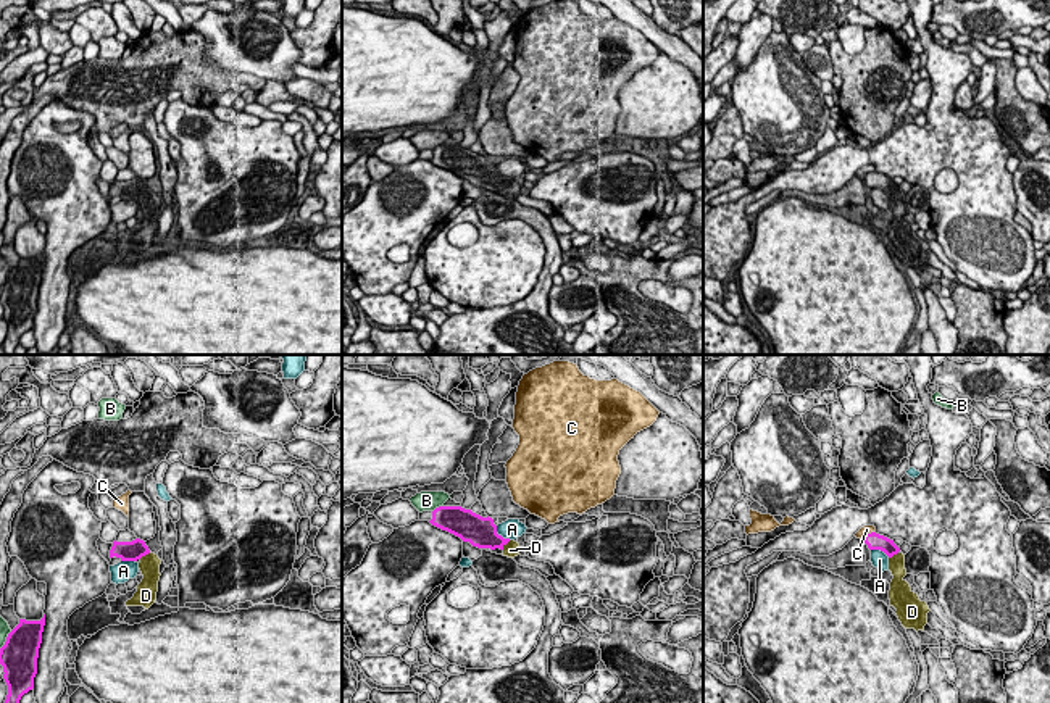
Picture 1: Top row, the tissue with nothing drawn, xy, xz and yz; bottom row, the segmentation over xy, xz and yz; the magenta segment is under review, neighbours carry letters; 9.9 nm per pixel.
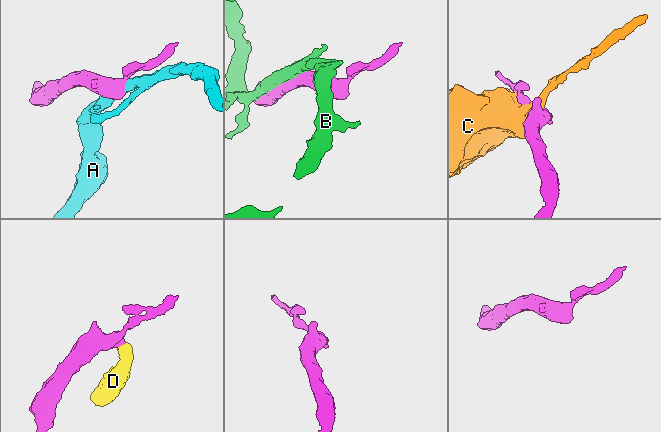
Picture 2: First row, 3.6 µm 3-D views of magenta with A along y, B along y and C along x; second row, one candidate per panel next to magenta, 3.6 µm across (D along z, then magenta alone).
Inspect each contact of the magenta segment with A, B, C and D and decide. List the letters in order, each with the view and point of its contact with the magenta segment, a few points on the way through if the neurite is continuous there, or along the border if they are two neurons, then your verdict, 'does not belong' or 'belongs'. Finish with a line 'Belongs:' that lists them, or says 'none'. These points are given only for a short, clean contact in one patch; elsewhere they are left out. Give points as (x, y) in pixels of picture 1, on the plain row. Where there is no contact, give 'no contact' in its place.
A: contact xz (500, 174); does not belong
B: contact xz (439, 145); does not belong
C: contact yz (868, 173); does not belong
D: contact xy (144, 194); way xy (134, 189), (144, 194), (149, 203); belongs
Belongs: D

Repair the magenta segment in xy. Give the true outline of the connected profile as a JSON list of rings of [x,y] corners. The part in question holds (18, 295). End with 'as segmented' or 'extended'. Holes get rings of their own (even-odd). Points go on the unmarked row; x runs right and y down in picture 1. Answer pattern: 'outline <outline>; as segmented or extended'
outline [[[45,253],[40,260],[19,258],[0,287],[0,303],[8,324],[8,334],[2,345],[6,355],[15,355],[21,335],[34,327],[44,264]]]; as segmented

